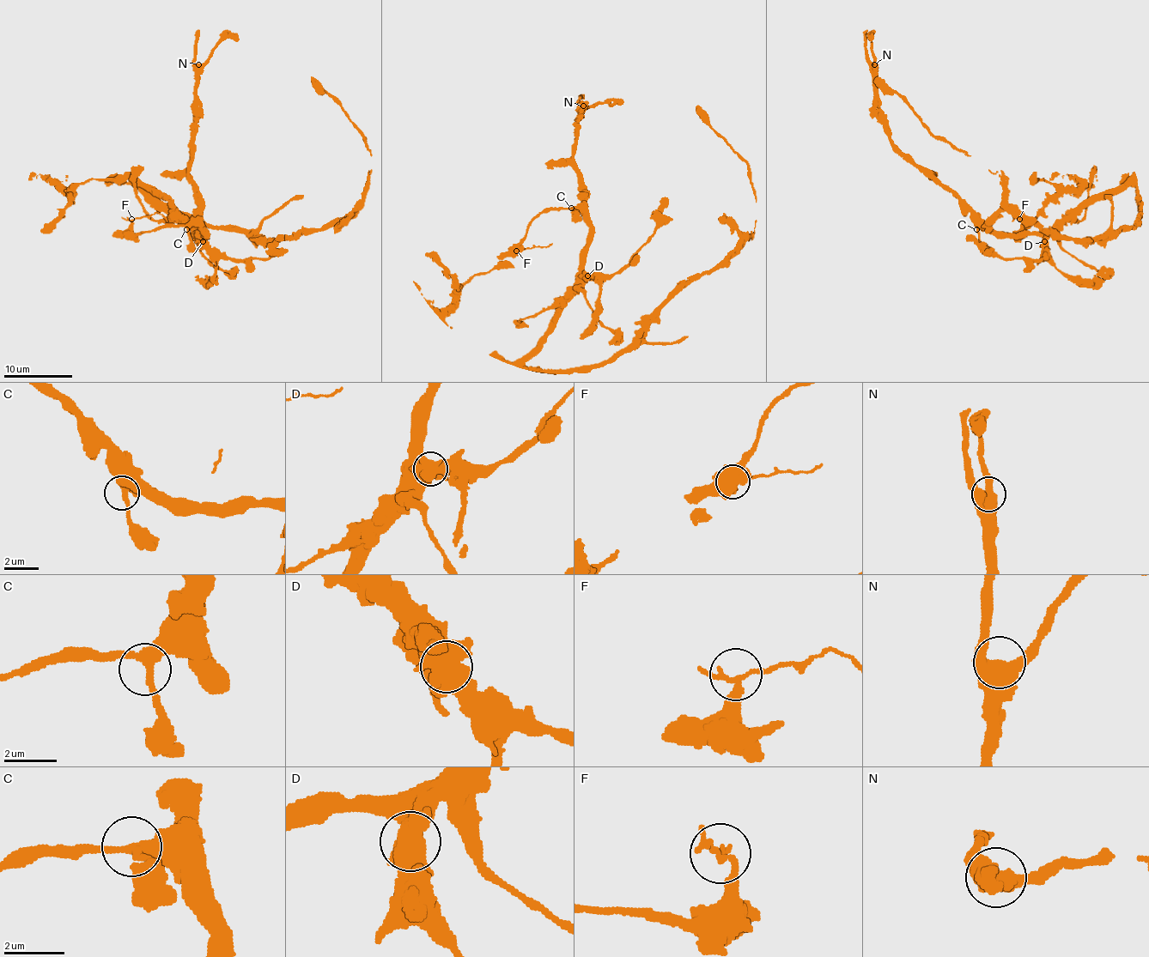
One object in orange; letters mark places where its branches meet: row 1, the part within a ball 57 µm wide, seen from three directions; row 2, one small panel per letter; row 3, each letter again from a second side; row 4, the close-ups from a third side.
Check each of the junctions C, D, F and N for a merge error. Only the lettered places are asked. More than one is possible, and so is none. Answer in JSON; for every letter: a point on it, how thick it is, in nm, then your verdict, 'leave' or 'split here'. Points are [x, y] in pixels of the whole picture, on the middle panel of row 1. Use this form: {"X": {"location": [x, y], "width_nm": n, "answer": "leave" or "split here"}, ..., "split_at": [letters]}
{"C": {"location": [571, 208], "width_nm": 300, "answer": "leave"}, "D": {"location": [587, 275], "width_nm": 700, "answer": "leave"}, "F": {"location": [516, 251], "width_nm": 170, "answer": "leave"}, "N": {"location": [583, 105], "width_nm": 480, "answer": "leave"}, "split_at": []}

